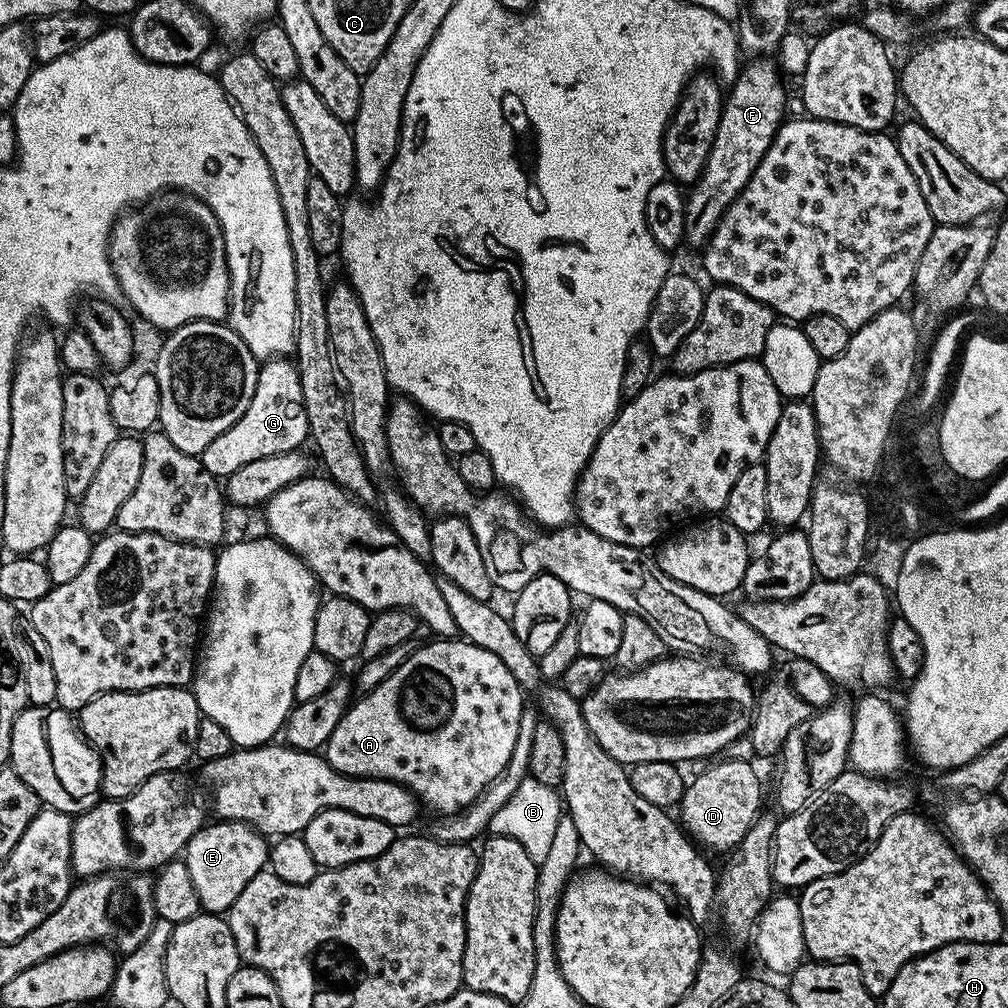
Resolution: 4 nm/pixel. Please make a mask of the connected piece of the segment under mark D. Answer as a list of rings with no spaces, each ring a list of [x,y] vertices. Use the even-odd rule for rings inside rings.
[[[727,758],[721,761],[721,764],[713,763],[704,773],[691,777],[678,805],[678,820],[685,833],[697,845],[727,853],[739,846],[742,838],[746,838],[750,826],[761,815],[762,809],[760,780],[752,769],[753,765]]]

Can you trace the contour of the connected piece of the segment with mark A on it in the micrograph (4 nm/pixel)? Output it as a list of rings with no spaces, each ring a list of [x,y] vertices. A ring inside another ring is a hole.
[[[436,638],[431,642],[433,644],[428,644],[425,648],[417,647],[412,656],[406,658],[406,662],[402,662],[402,666],[398,666],[398,670],[394,670],[390,678],[386,678],[386,682],[379,684],[372,692],[363,693],[349,707],[342,722],[338,722],[334,734],[330,734],[326,745],[326,759],[332,769],[347,776],[372,776],[398,782],[403,788],[410,789],[423,807],[425,804],[426,807],[441,812],[439,814],[441,817],[452,818],[474,803],[476,797],[484,793],[484,790],[502,774],[502,770],[506,770],[506,762],[510,762],[510,754],[514,754],[514,742],[518,742],[520,719],[526,711],[525,693],[514,678],[514,674],[506,670],[498,654],[490,654],[490,650],[482,650],[482,646],[469,644],[463,638]]]

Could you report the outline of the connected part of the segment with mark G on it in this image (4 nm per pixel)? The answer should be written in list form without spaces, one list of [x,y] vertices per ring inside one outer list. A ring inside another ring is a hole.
[[[273,358],[260,364],[258,382],[254,386],[254,398],[246,406],[246,414],[230,426],[206,450],[200,453],[200,465],[217,478],[234,474],[246,462],[257,458],[270,458],[270,454],[294,452],[301,447],[303,440],[309,439],[306,422],[306,406],[302,402],[302,382],[298,378],[295,363],[288,358]]]

